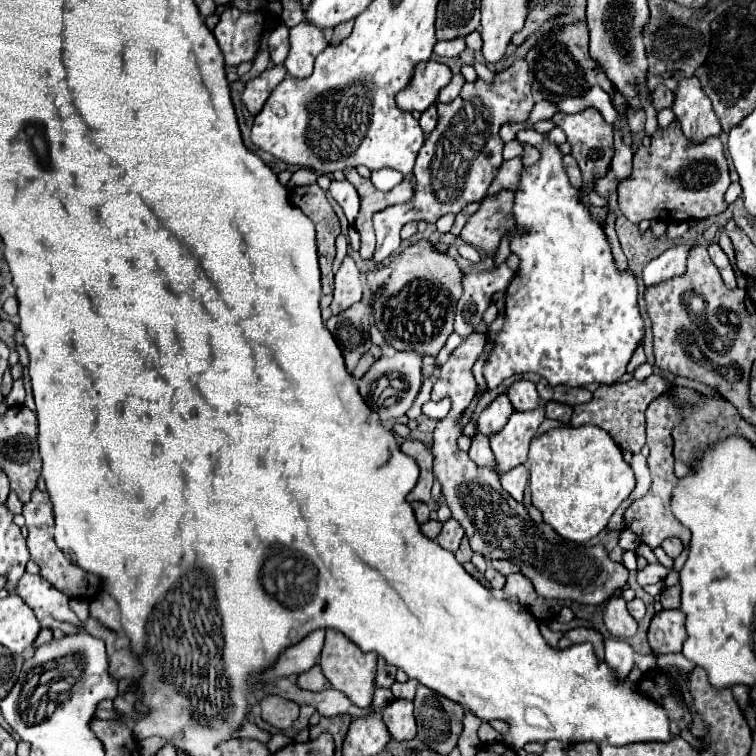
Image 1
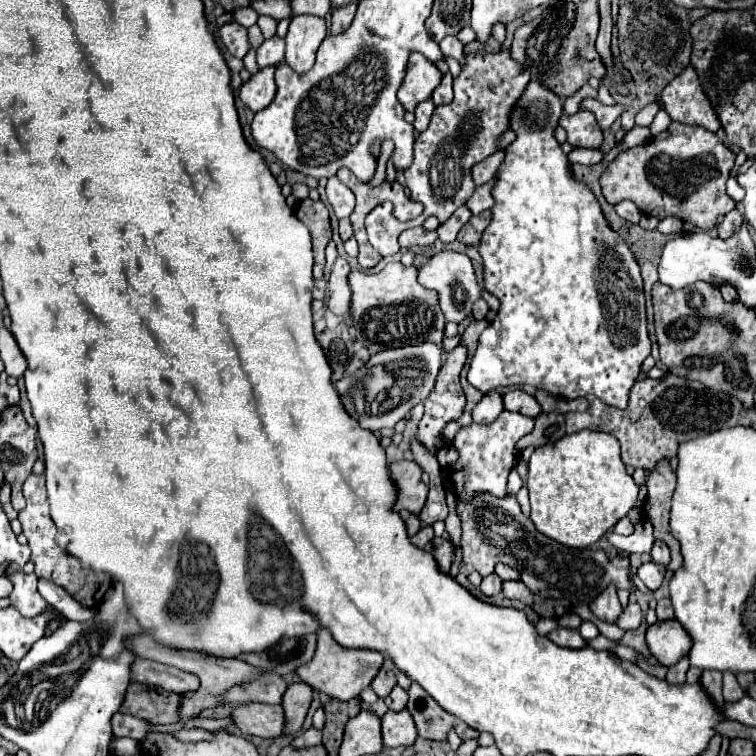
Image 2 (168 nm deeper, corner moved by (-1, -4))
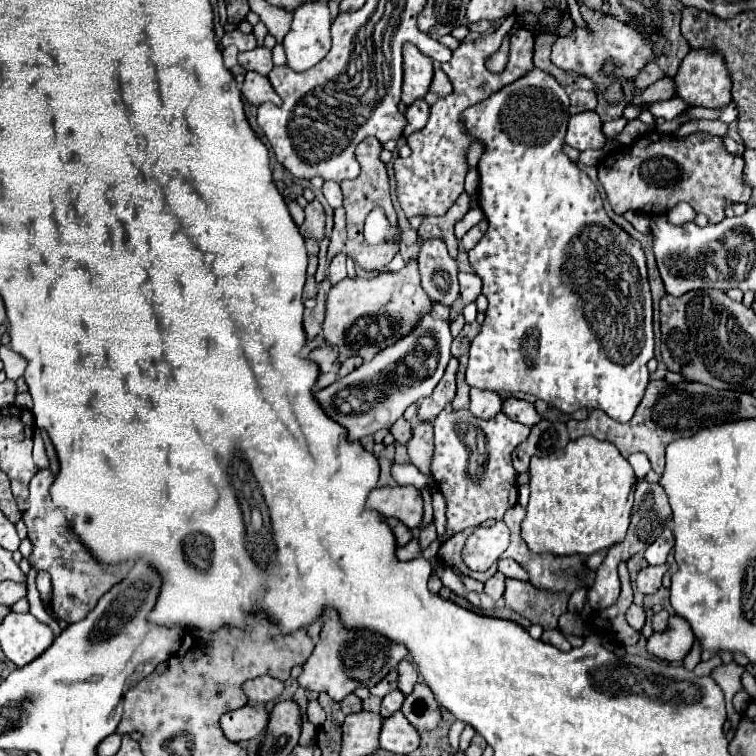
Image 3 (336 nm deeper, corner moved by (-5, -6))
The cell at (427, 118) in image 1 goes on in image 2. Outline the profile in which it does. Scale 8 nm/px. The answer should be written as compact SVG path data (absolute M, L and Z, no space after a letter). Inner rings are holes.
M427 99L427 101L423 101L423 103L419 103L415 107L415 121L413 121L415 131L425 131L425 127L429 125L429 119L431 119L433 109L435 109L435 105L433 105L431 99Z

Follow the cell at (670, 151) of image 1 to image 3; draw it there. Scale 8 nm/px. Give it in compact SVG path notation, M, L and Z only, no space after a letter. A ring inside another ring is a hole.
M653 131L623 151L607 155L599 163L599 181L617 215L625 211L665 215L679 201L687 201L715 225L725 219L727 205L747 203L751 197L751 189L743 183L743 159L725 149L723 137L711 133L695 133L679 141Z

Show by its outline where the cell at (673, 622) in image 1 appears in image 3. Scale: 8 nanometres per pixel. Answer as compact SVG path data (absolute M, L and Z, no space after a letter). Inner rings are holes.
M673 615L669 617L669 625L663 633L653 633L647 639L647 651L659 661L675 663L681 661L691 651L693 643L695 643L695 635L691 625L685 619Z

